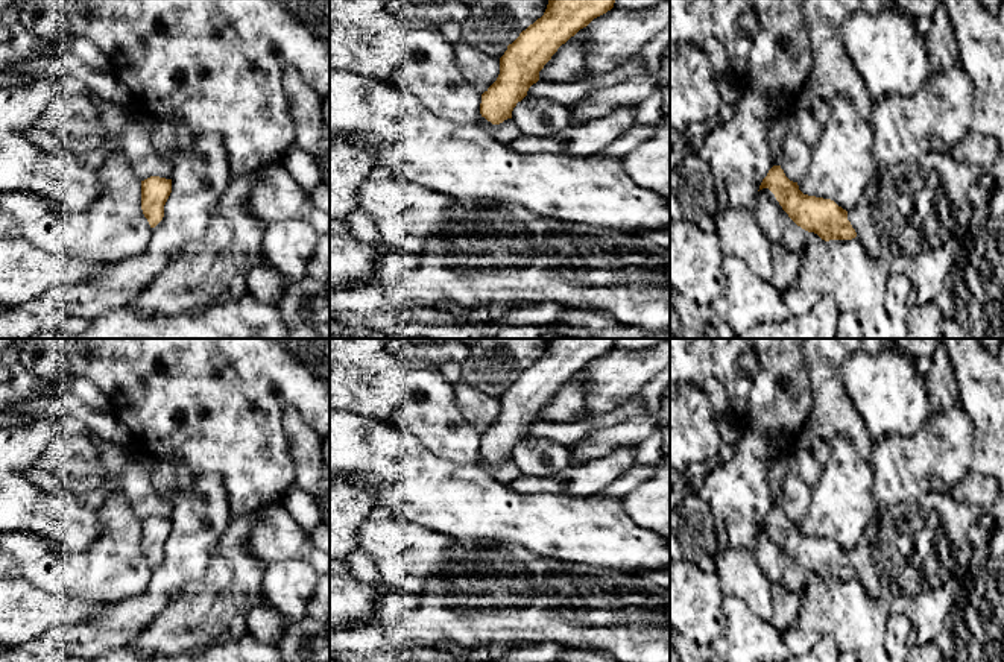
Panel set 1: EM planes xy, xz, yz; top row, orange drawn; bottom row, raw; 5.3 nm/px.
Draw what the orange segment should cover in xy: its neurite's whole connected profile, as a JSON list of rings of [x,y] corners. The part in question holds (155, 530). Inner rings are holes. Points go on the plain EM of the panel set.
[[[150,516],[141,521],[141,550],[150,568],[164,557],[164,545],[172,533],[172,519]]]

